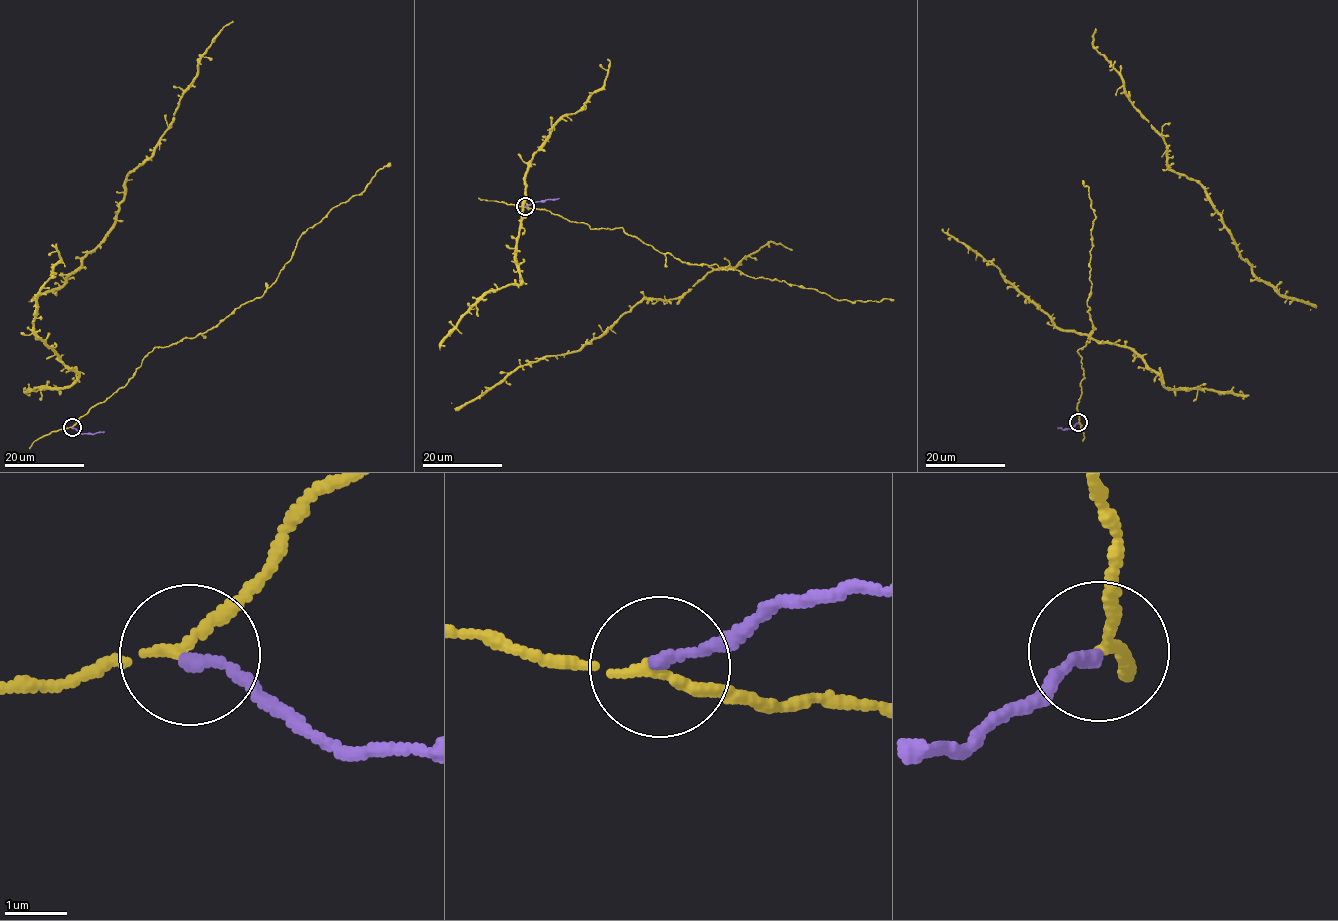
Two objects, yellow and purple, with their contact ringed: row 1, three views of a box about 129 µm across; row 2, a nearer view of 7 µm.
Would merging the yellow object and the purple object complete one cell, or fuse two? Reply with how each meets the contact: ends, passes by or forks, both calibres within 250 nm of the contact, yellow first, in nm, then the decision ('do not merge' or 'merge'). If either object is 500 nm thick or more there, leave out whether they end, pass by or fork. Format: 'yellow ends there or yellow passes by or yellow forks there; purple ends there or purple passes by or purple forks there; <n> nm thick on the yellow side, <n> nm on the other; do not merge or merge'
yellow passes by; purple ends there; 140 nm thick on the yellow side, 180 nm on the other; do not merge

